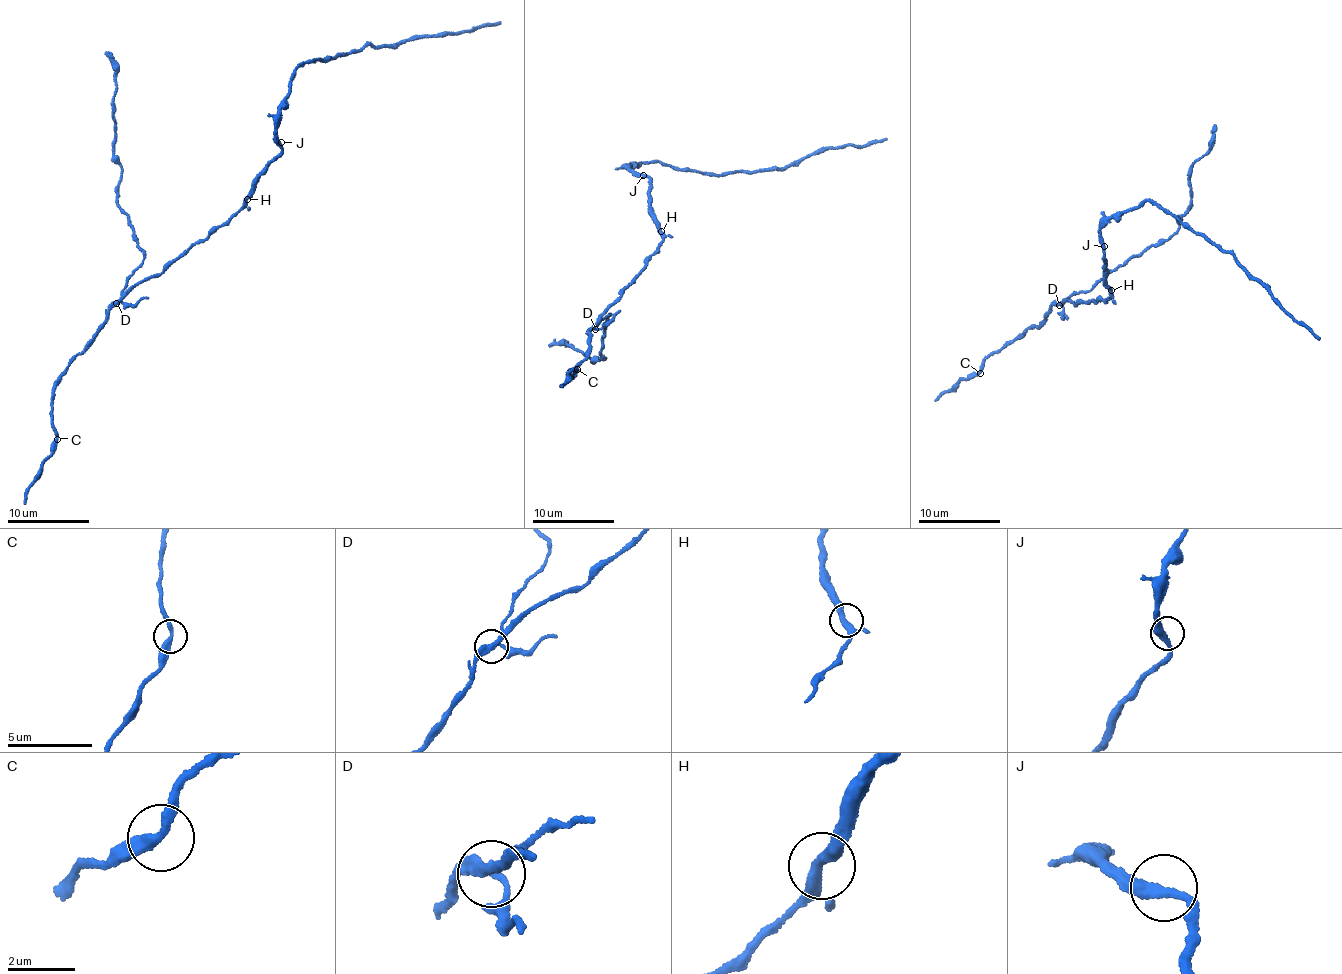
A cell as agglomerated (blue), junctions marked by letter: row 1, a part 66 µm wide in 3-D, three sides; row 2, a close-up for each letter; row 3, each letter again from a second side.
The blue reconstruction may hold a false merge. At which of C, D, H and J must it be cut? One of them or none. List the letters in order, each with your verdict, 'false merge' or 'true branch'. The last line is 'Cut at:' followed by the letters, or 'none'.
C: true branch
D: false merge
H: true branch
J: true branch
Cut at: D

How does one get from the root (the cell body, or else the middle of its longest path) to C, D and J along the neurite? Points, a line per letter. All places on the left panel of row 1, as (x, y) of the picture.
C: (248, 198), (208, 237), (117, 301), (56, 383), (57, 439)
D: (248, 198), (245, 205), (208, 237), (191, 244), (161, 272), (134, 283), (116, 303)
J: (248, 198), (253, 179), (261, 172), (268, 161), (279, 155), (281, 142)

